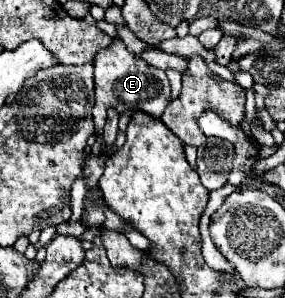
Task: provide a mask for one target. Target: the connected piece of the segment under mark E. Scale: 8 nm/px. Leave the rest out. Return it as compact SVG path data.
M116 37L110 47L98 51L94 57L94 83L96 83L96 105L92 109L96 141L102 145L102 129L106 121L106 111L114 107L118 113L128 109L140 109L152 117L160 117L170 105L170 81L162 69L148 65L142 57L130 53L126 45Z

